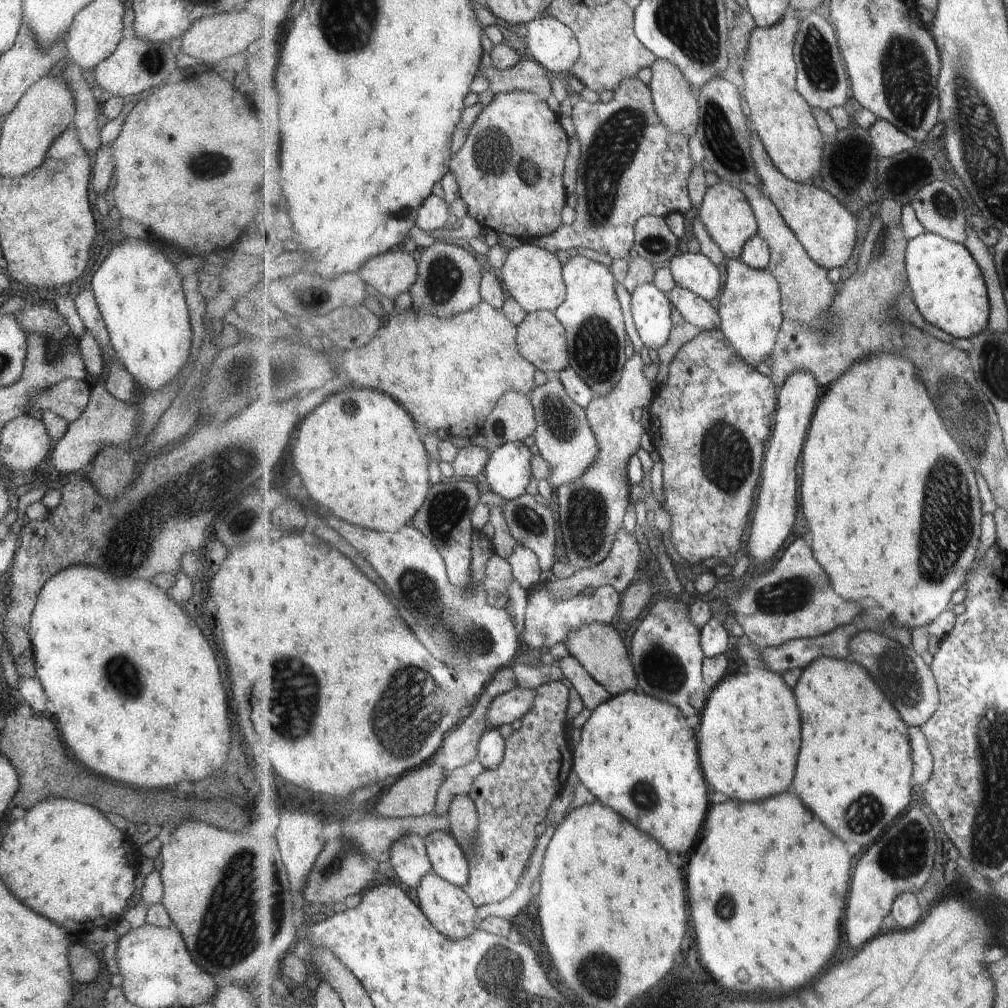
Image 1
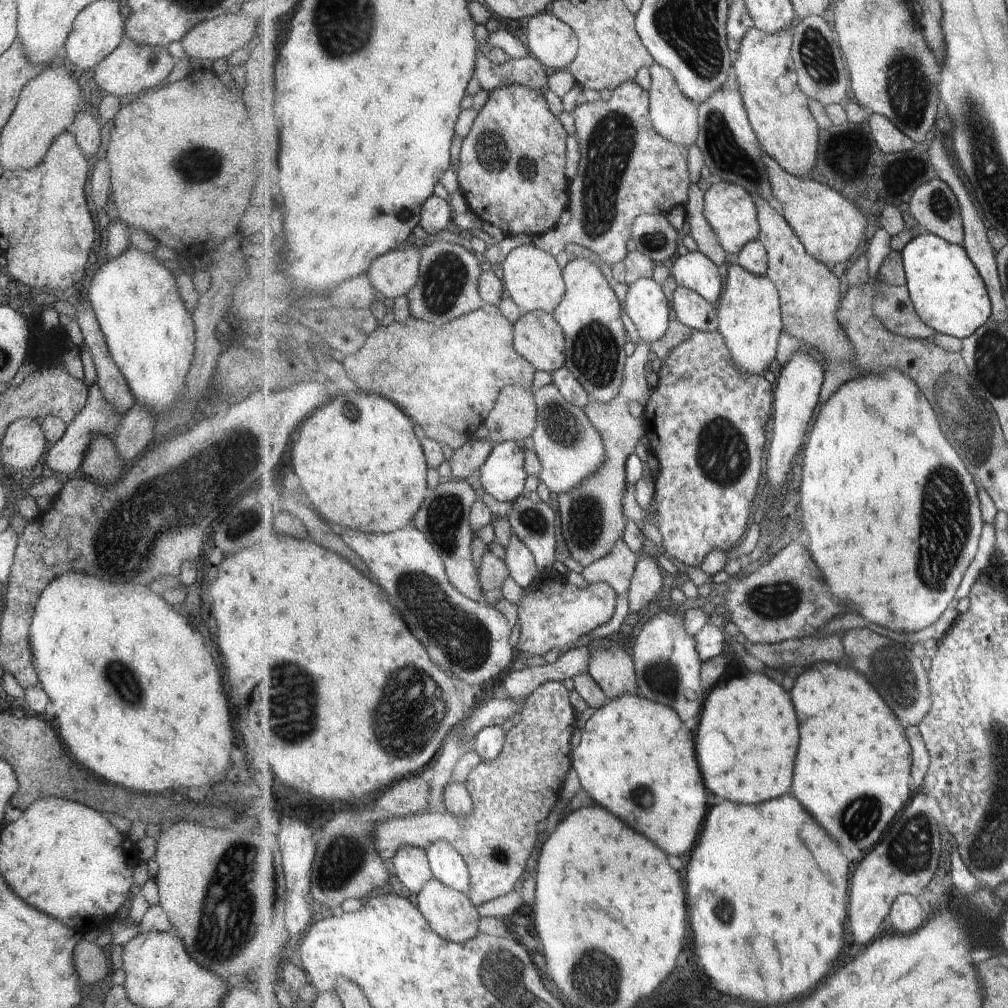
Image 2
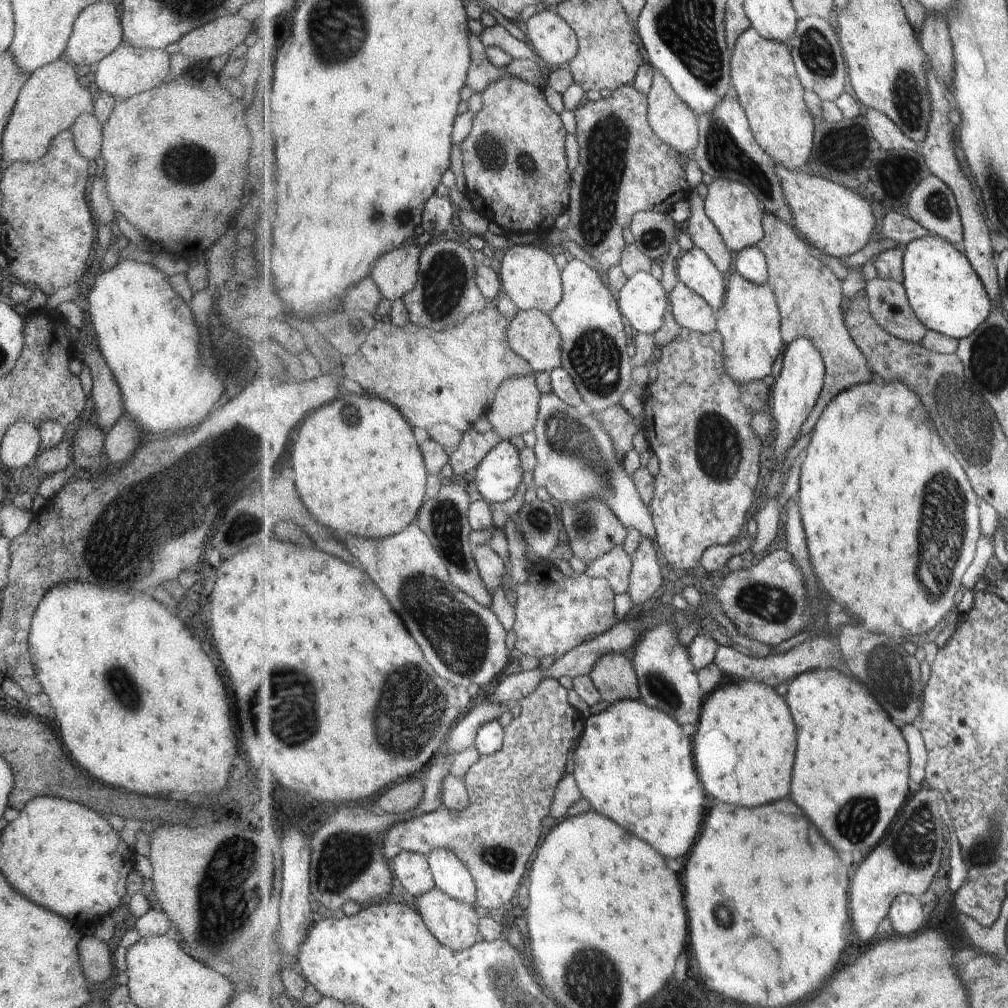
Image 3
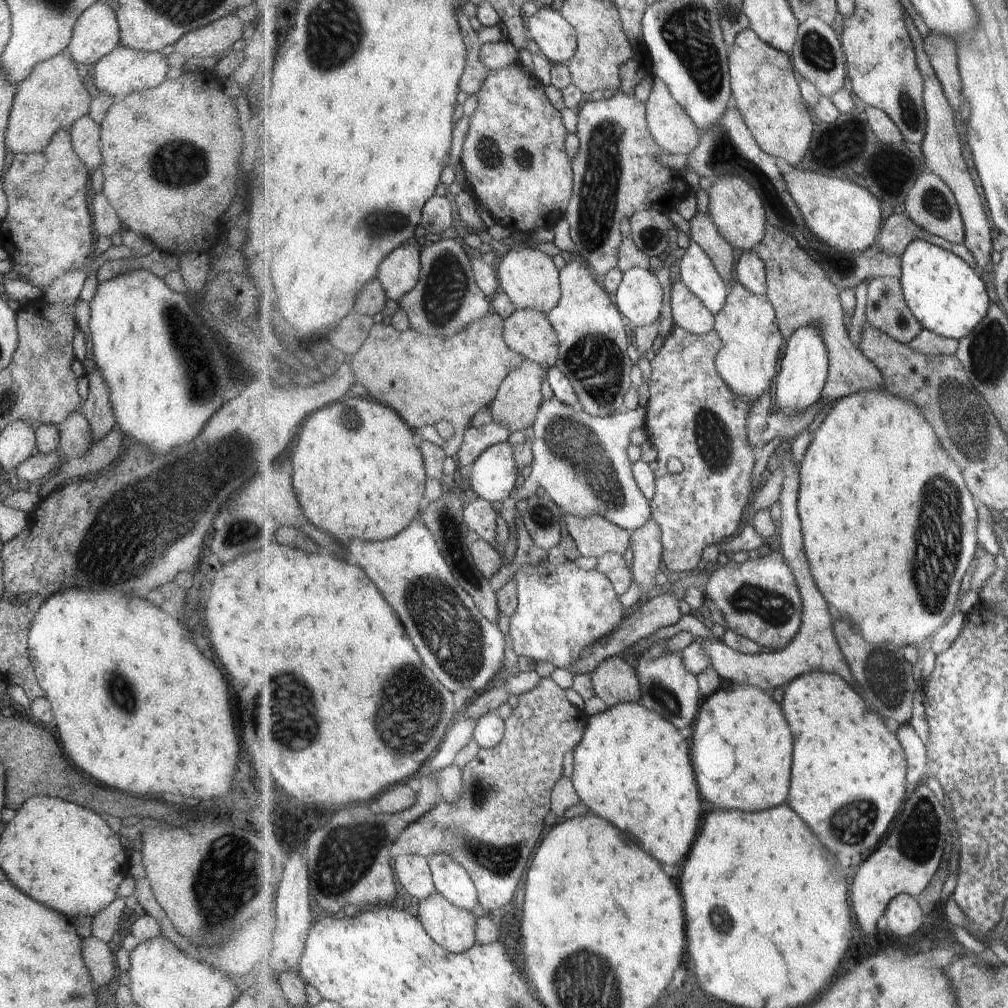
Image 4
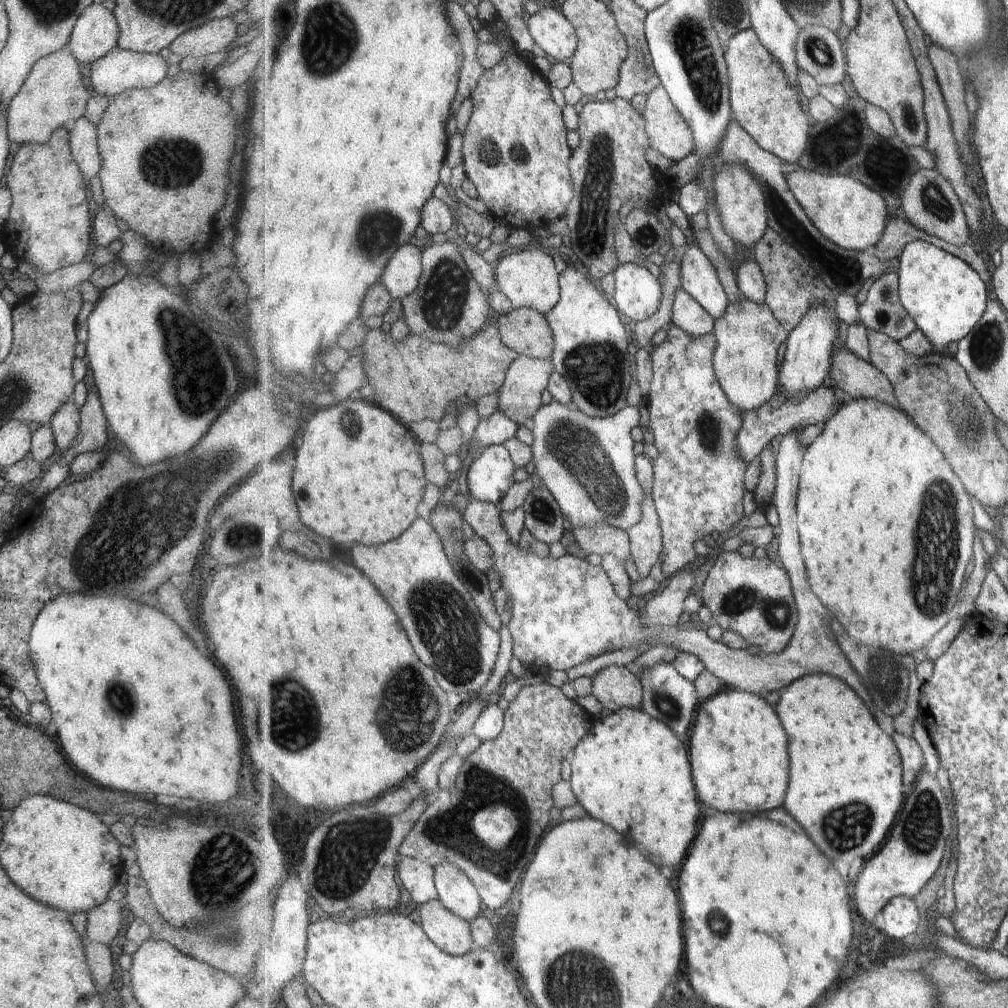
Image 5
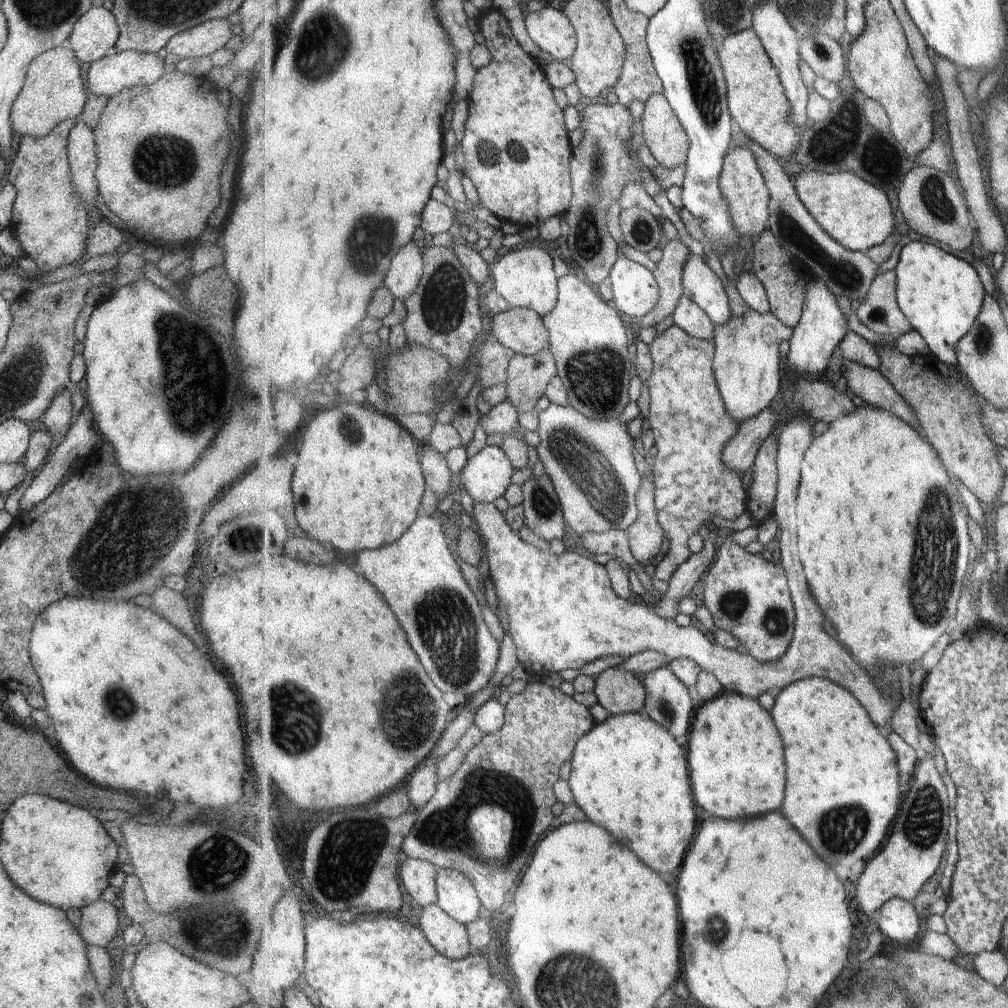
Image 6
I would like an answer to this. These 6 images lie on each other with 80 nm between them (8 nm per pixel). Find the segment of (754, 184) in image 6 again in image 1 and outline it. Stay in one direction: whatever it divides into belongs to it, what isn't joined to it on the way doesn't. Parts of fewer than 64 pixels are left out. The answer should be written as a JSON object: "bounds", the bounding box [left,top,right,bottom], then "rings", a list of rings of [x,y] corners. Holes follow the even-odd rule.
{"bounds":[698,181,759,259],"rings":[[[721,181],[708,189],[703,206],[698,210],[699,219],[706,231],[719,245],[729,259],[739,259],[746,247],[746,242],[759,232],[757,217],[746,194],[729,182]]]}

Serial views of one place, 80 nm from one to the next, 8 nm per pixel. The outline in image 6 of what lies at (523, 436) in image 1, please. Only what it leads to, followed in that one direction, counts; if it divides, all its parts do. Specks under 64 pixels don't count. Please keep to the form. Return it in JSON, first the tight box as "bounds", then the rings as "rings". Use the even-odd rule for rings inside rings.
{"bounds":[505,350,558,416],"rings":[[[551,350],[532,357],[517,354],[508,368],[505,400],[516,408],[519,416],[535,413],[539,398],[546,394],[551,379],[557,374],[558,366]]]}

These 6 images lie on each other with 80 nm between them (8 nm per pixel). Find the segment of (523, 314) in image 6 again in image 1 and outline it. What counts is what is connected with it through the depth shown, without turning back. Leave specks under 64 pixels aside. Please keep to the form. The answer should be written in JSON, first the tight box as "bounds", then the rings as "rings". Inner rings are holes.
{"bounds":[518,311,569,375],"rings":[[[553,311],[528,313],[518,325],[518,349],[547,375],[555,375],[569,368],[567,331]]]}

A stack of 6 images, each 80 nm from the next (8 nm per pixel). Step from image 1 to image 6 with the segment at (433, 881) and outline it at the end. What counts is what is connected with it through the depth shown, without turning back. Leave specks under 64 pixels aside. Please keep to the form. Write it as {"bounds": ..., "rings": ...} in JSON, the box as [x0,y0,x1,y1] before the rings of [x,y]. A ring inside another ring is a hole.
{"bounds":[420,903,474,959],"rings":[[[439,903],[422,909],[420,929],[440,953],[450,959],[462,959],[474,953],[468,928],[446,913]]]}

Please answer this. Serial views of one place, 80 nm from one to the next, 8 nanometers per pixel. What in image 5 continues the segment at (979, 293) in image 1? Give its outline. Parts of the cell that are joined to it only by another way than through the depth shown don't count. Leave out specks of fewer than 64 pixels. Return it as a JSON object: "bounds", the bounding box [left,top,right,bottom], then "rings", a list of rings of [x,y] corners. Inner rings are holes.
{"bounds":[899,240,990,356],"rings":[[[915,240],[911,242],[899,258],[899,296],[903,308],[909,312],[917,328],[929,338],[929,342],[935,346],[935,350],[943,356],[953,354],[947,350],[949,344],[959,343],[966,338],[978,326],[987,311],[987,302],[990,300],[990,292],[982,277],[965,260],[934,246],[926,241]]]}

